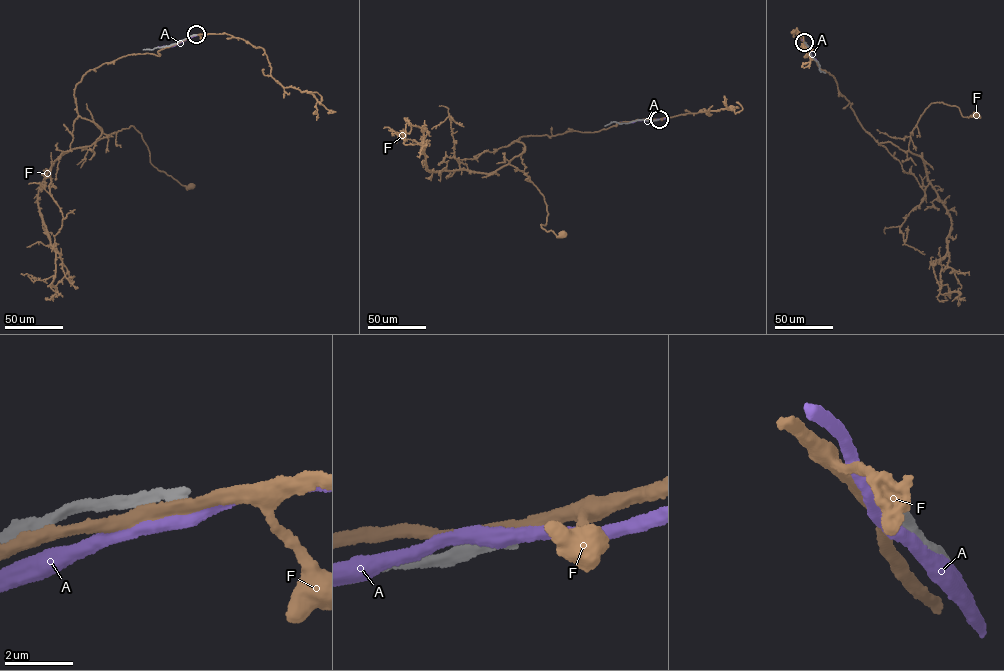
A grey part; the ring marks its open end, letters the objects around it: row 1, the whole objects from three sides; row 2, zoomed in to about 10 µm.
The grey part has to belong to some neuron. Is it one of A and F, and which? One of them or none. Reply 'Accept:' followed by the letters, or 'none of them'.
Accept: none of them

